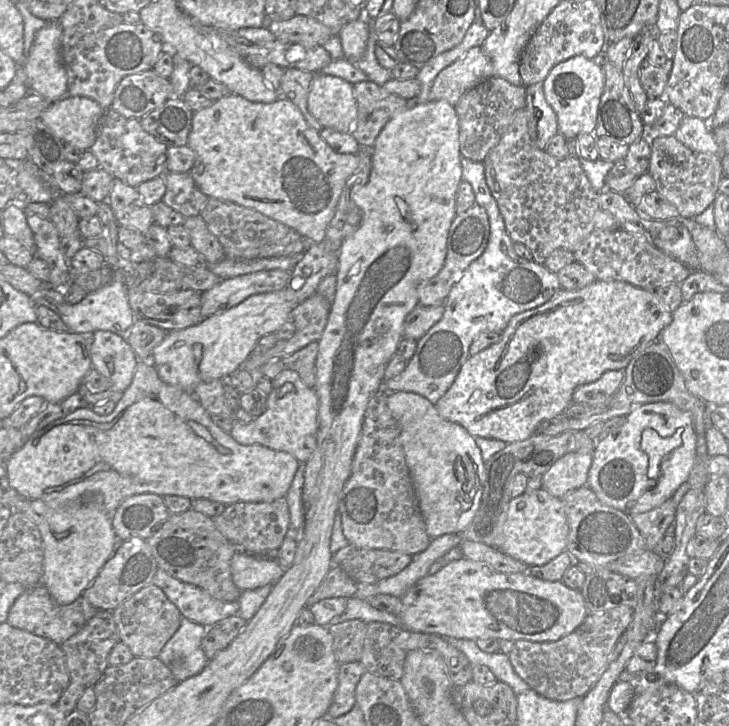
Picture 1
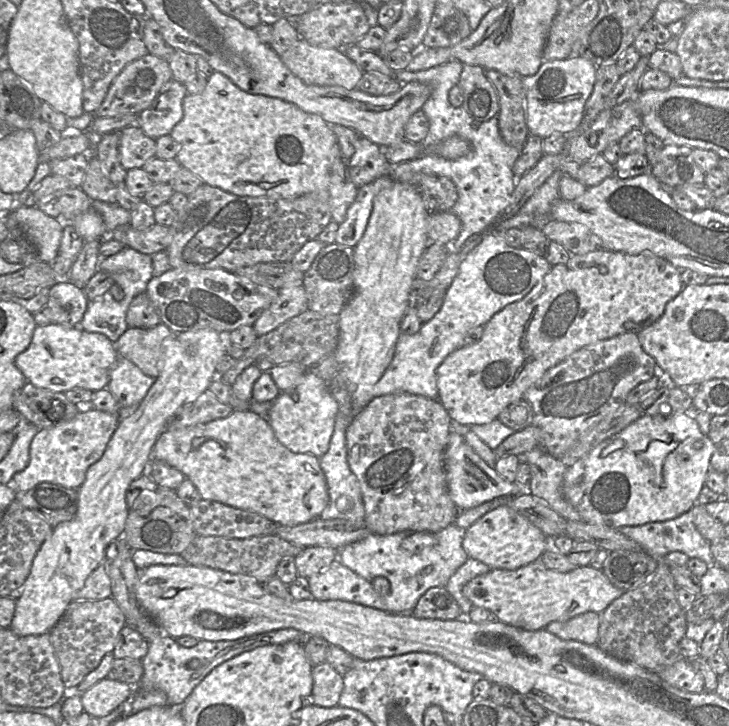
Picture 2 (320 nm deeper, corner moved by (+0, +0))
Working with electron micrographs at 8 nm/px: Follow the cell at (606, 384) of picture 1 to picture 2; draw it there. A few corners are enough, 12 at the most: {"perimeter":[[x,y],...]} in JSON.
{"perimeter":[[628,332],[575,351],[522,399],[558,459],[658,365]]}

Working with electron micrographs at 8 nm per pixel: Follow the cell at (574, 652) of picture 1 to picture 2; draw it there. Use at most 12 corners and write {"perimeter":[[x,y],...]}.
{"perimeter":[[585,612],[544,629],[562,640],[596,645],[600,614]]}

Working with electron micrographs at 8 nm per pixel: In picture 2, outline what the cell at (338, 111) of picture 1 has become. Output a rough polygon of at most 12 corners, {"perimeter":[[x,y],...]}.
{"perimeter":[[301,37],[279,57],[308,85],[357,88],[363,74],[343,49]]}

